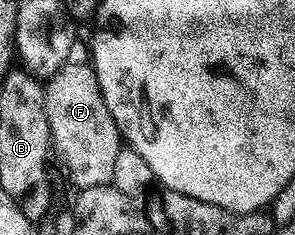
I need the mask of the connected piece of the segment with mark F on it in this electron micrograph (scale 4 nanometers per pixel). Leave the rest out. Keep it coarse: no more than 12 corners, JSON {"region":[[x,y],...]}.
{"region":[[92,63],[44,81],[74,189],[112,184],[121,132]]}

